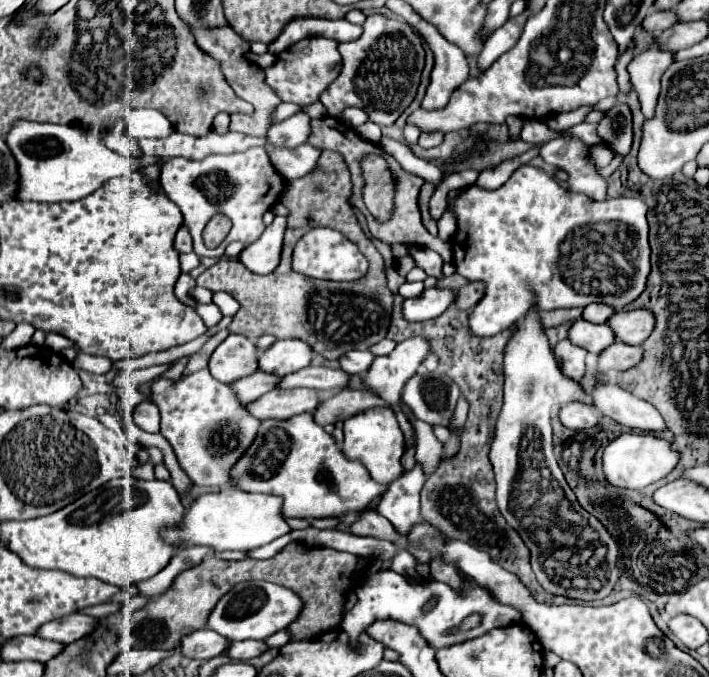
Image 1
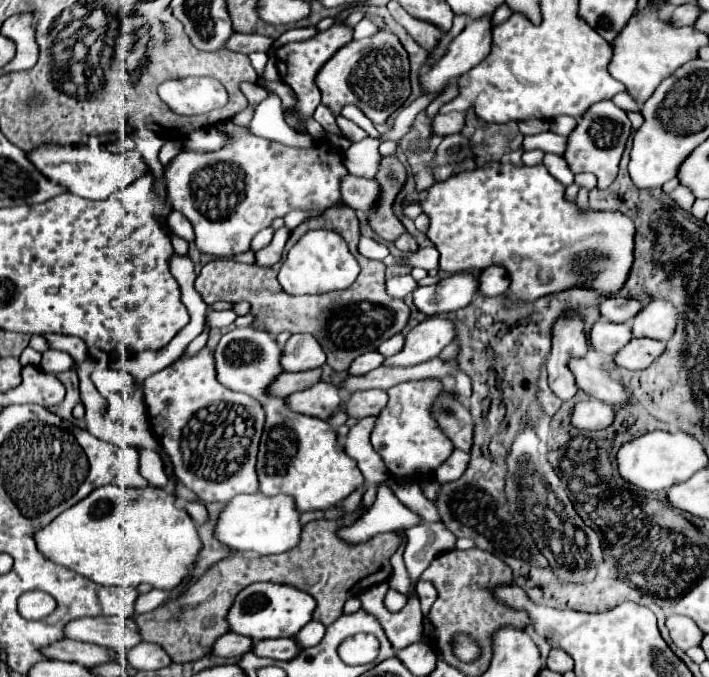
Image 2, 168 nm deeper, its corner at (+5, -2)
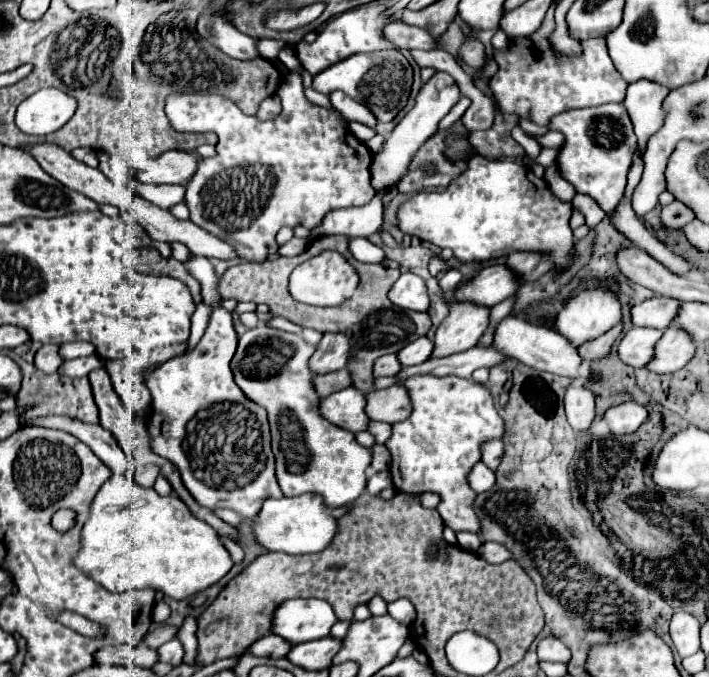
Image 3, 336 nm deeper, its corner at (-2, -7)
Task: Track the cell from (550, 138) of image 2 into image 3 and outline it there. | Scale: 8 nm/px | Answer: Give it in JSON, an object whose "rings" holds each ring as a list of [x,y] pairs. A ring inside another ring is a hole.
{"rings":[[[543,147],[543,149],[541,149],[541,153],[539,153],[539,157],[535,159],[535,163],[543,165],[543,167],[547,169],[547,167],[555,165],[555,159],[557,159],[557,155],[559,155],[559,149],[551,149],[551,147]]]}

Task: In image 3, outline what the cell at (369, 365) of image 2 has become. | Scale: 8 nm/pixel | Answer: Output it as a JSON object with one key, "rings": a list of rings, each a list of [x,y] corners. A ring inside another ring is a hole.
{"rings":[[[383,355],[383,357],[379,357],[379,359],[375,361],[373,375],[375,375],[375,377],[381,377],[381,375],[393,377],[399,369],[401,369],[401,365],[399,365],[399,361],[397,361],[395,355]]]}

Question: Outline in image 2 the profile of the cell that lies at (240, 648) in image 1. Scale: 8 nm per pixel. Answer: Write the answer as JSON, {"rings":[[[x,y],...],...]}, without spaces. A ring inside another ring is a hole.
{"rings":[[[276,638],[276,640],[260,640],[254,644],[256,656],[266,656],[274,660],[292,660],[302,652],[302,646],[294,638]]]}

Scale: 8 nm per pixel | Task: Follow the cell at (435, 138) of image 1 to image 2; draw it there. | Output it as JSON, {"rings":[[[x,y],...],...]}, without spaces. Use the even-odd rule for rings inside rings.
{"rings":[[[450,112],[450,114],[436,114],[434,130],[440,136],[458,134],[466,124],[466,112]]]}

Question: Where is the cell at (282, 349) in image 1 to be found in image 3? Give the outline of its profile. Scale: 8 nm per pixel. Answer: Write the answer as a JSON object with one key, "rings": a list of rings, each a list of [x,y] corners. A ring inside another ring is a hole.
{"rings":[[[325,333],[319,341],[315,353],[309,359],[313,375],[339,371],[345,367],[349,357],[349,337],[339,333]]]}

